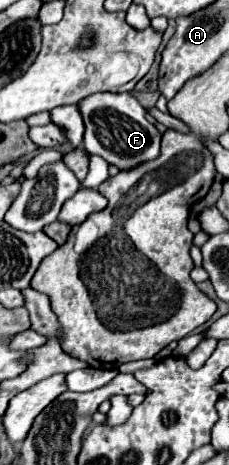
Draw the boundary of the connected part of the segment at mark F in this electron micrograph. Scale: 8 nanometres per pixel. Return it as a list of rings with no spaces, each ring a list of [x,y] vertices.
[[[96,93],[80,101],[80,113],[84,117],[84,149],[90,155],[100,155],[120,171],[134,169],[160,155],[162,133],[154,123],[146,119],[146,109],[130,93]]]

